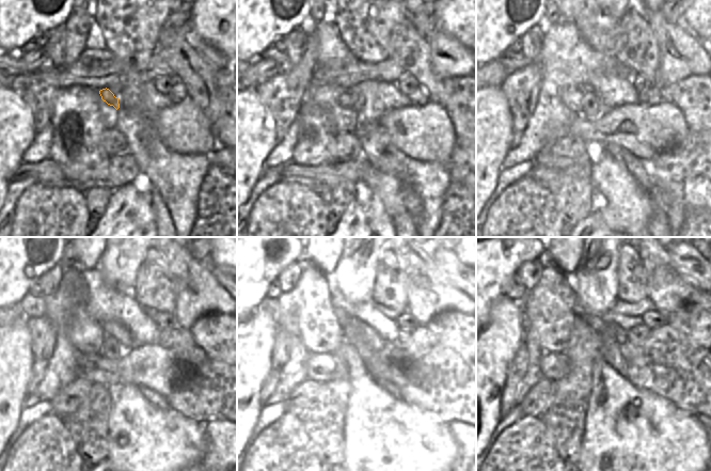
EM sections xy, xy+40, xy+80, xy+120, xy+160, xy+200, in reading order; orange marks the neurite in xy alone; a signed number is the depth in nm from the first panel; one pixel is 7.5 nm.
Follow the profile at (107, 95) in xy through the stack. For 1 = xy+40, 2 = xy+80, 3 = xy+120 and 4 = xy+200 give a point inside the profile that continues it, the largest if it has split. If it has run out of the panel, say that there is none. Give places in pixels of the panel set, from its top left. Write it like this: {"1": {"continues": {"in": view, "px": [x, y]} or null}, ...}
{"1": {"continues": {"in": "xy+40", "px": [345, 99]}}, "2": {"continues": {"in": "xy+80", "px": [573, 97]}}, "3": {"continues": {"in": "xy+120", "px": [85, 333]}}, "4": {"continues": {"in": "xy+200", "px": [550, 309]}}}

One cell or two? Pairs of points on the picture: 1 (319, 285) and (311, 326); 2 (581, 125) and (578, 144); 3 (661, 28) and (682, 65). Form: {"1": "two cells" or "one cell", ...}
{"1": "one cell", "2": "two cells", "3": "one cell"}

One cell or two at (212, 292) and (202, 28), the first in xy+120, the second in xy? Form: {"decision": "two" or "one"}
{"decision": "two"}

